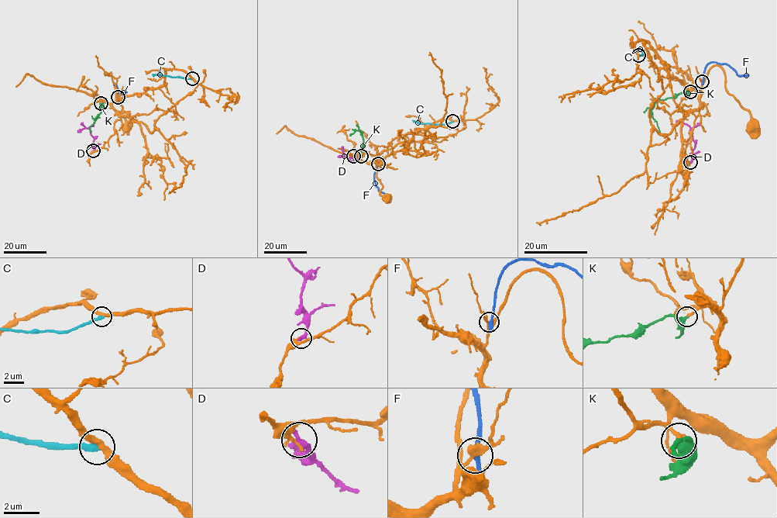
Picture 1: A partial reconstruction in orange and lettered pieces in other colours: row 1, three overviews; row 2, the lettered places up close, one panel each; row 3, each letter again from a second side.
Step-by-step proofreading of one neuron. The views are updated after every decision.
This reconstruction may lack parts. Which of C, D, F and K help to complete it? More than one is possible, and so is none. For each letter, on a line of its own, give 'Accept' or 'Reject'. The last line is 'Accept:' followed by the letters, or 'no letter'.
C: Reject
D: Reject
F: Reject
K: Accept
Accept: K

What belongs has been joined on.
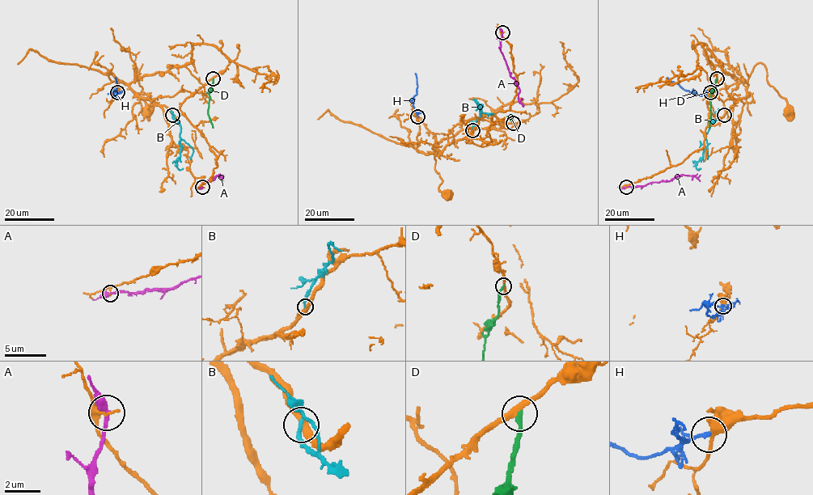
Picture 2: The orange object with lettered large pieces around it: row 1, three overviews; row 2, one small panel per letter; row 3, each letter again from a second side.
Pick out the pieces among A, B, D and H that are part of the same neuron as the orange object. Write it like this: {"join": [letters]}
{"join": []}

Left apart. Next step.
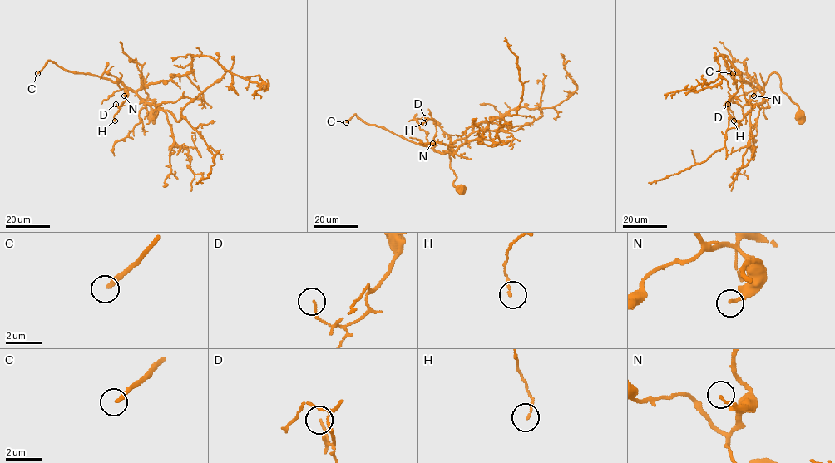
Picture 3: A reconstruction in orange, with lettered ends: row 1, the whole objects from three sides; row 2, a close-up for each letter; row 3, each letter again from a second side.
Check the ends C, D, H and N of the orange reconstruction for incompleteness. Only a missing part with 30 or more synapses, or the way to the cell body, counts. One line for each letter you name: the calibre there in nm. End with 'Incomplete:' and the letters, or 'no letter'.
C: 240 nm
Incomplete: C

